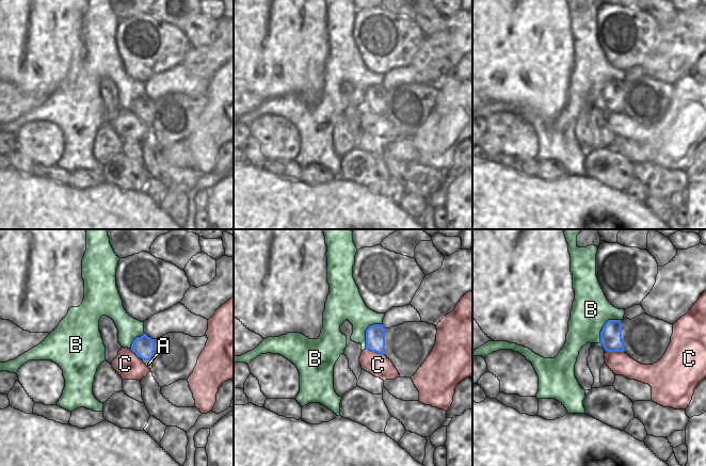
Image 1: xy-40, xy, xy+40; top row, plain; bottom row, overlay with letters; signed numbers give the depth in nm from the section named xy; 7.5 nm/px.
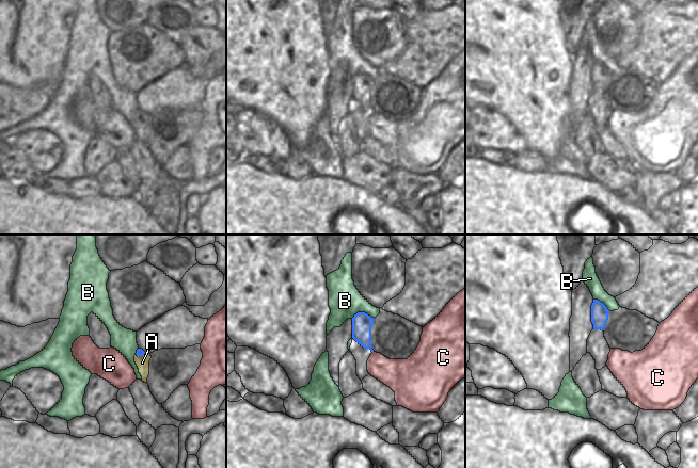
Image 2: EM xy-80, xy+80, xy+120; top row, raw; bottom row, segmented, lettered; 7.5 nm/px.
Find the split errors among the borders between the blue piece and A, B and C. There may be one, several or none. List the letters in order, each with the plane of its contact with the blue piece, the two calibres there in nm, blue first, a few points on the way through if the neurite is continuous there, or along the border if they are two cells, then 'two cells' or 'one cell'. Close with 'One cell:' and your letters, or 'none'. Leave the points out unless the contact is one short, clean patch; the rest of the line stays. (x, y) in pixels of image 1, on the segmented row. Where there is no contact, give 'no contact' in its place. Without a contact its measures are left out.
A: contact in xy-40; calibres 160 and 50 nm; one cell
B: contact in xy; calibres 140 and 240 nm; two cells
C: contact in xy; calibres 140 and 170 nm; border xy (366, 349), (384, 354); two cells
One cell: A

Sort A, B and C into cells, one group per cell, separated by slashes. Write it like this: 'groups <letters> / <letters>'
groups A / B / C

